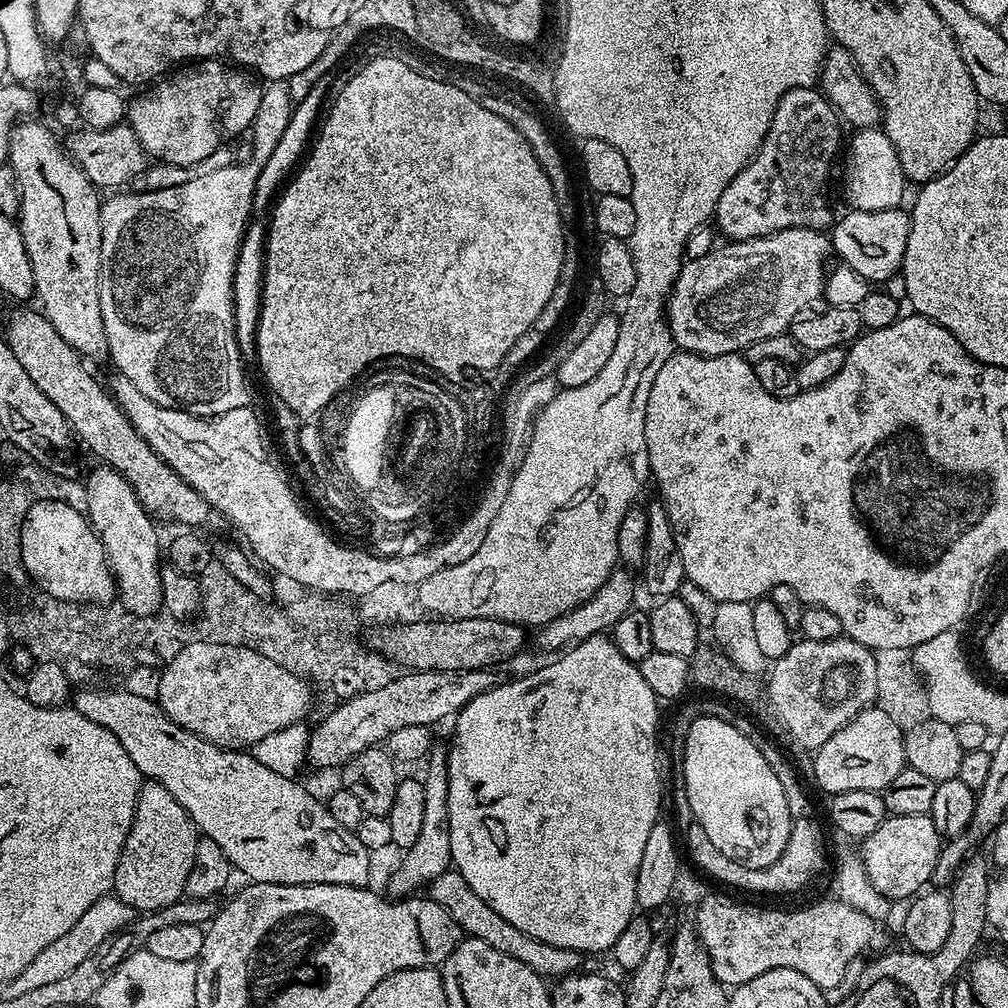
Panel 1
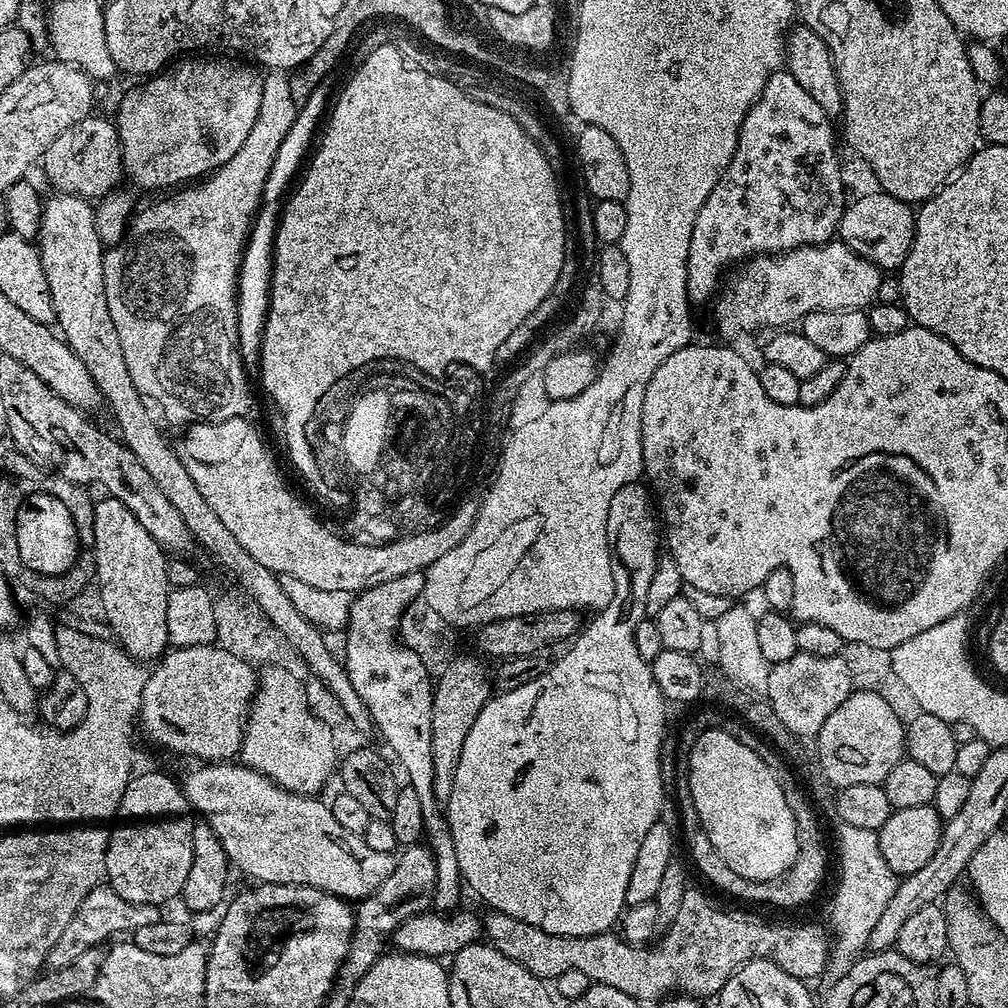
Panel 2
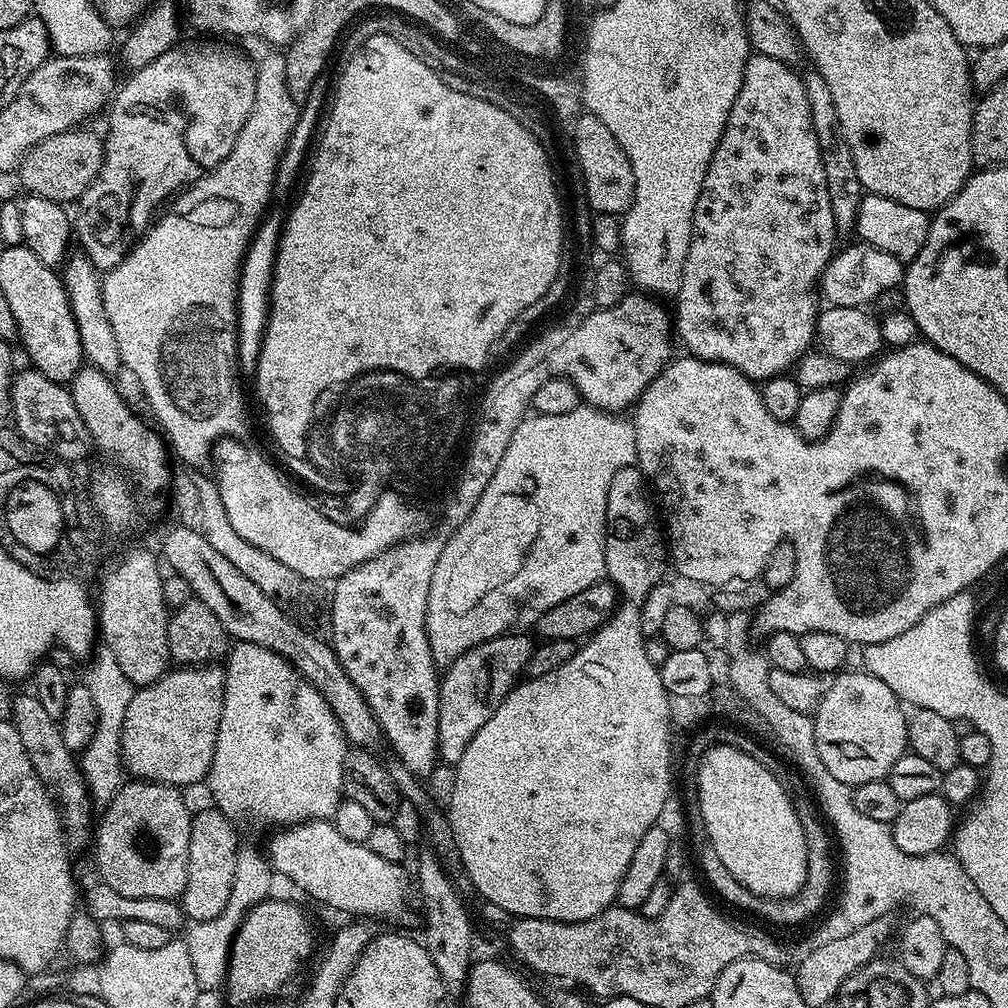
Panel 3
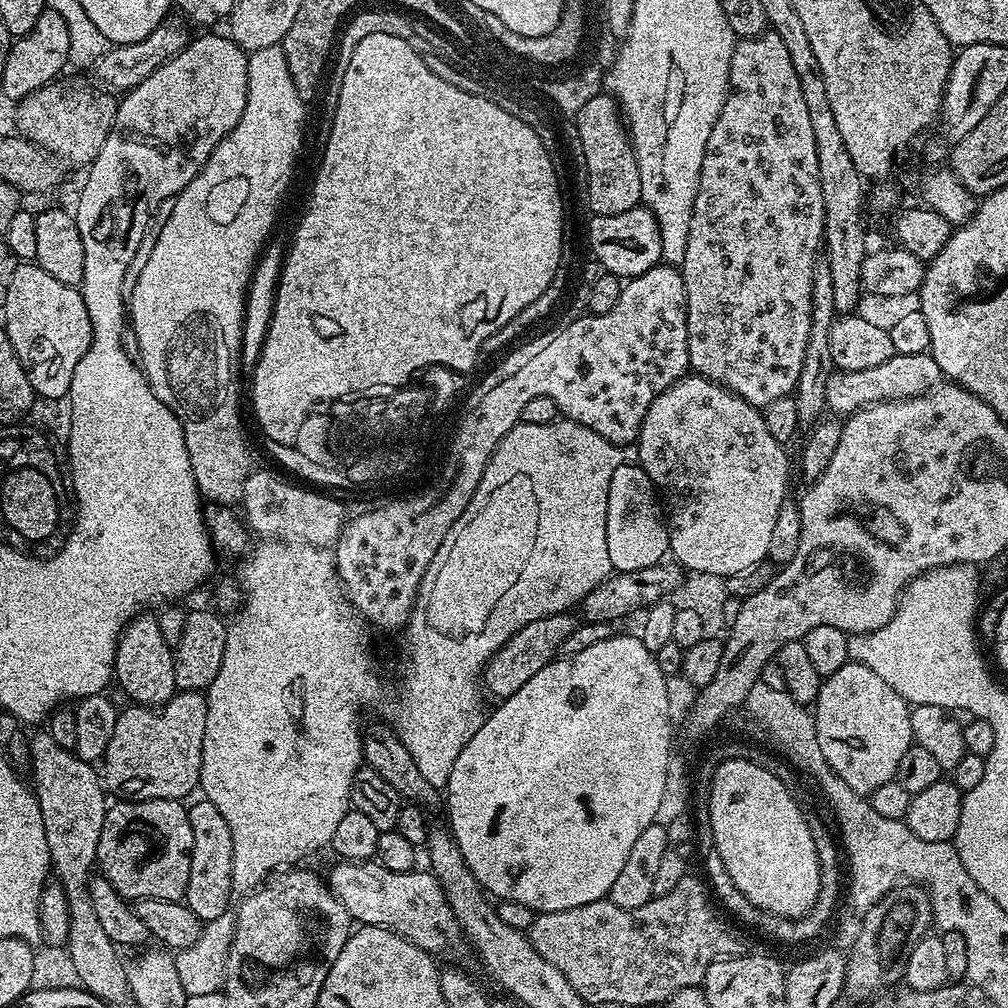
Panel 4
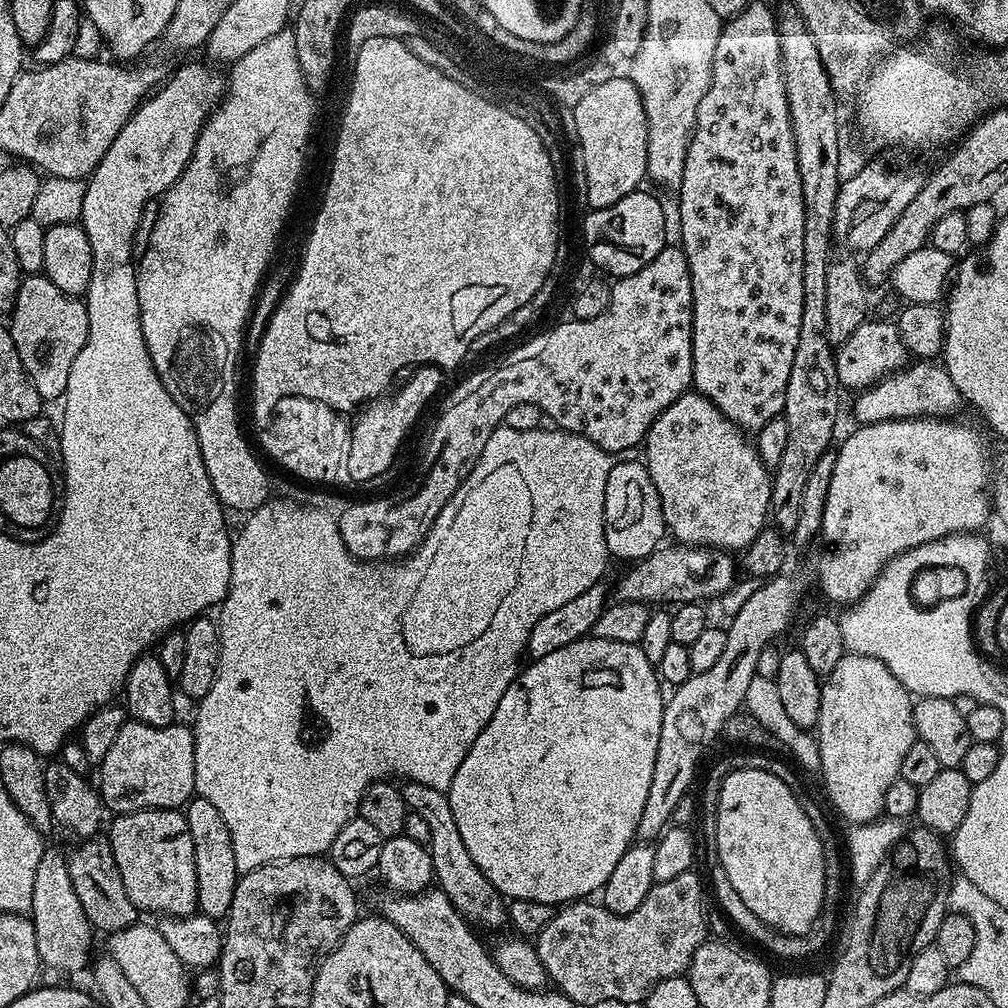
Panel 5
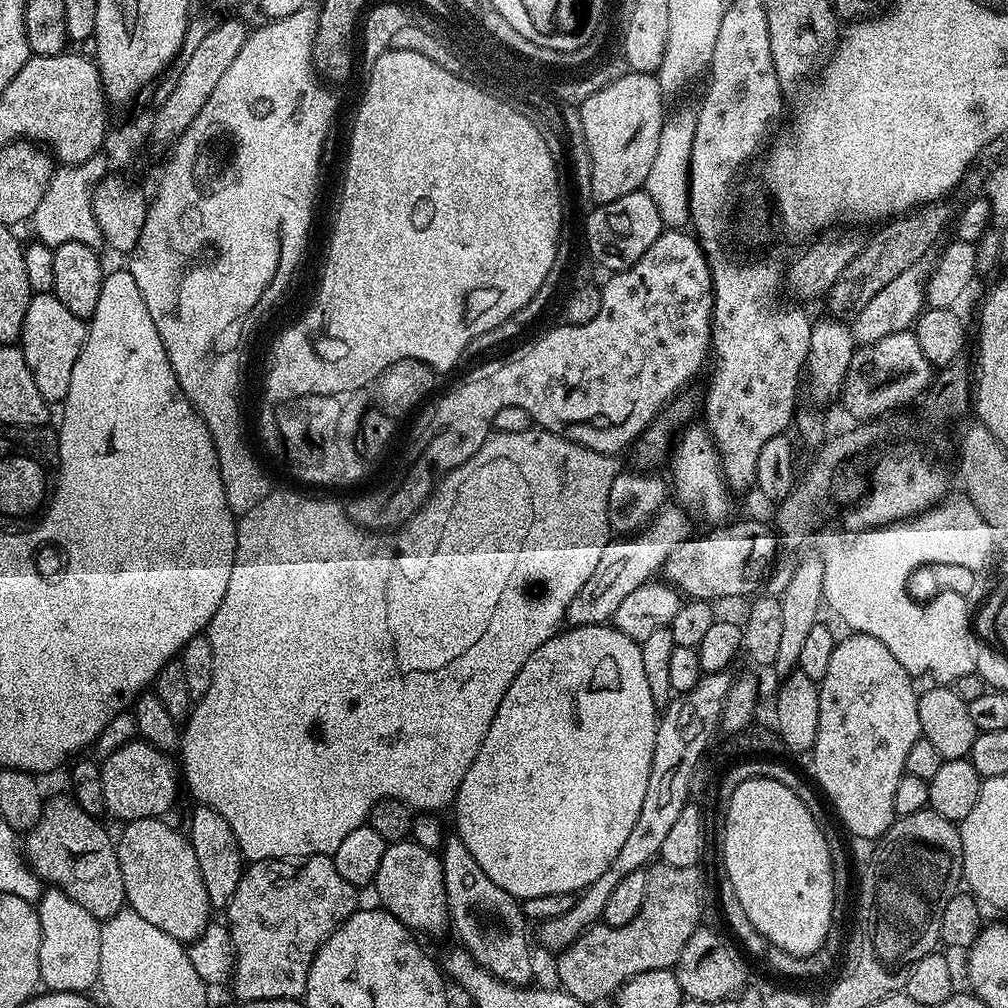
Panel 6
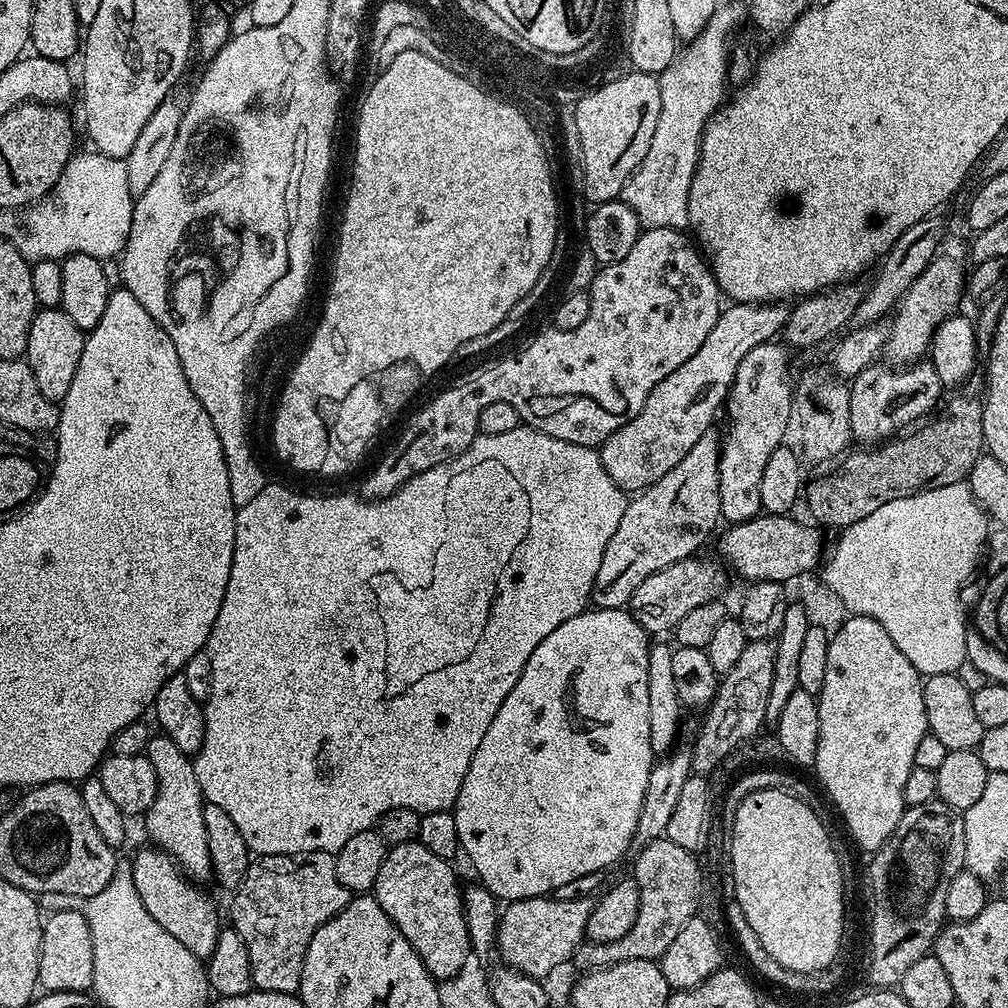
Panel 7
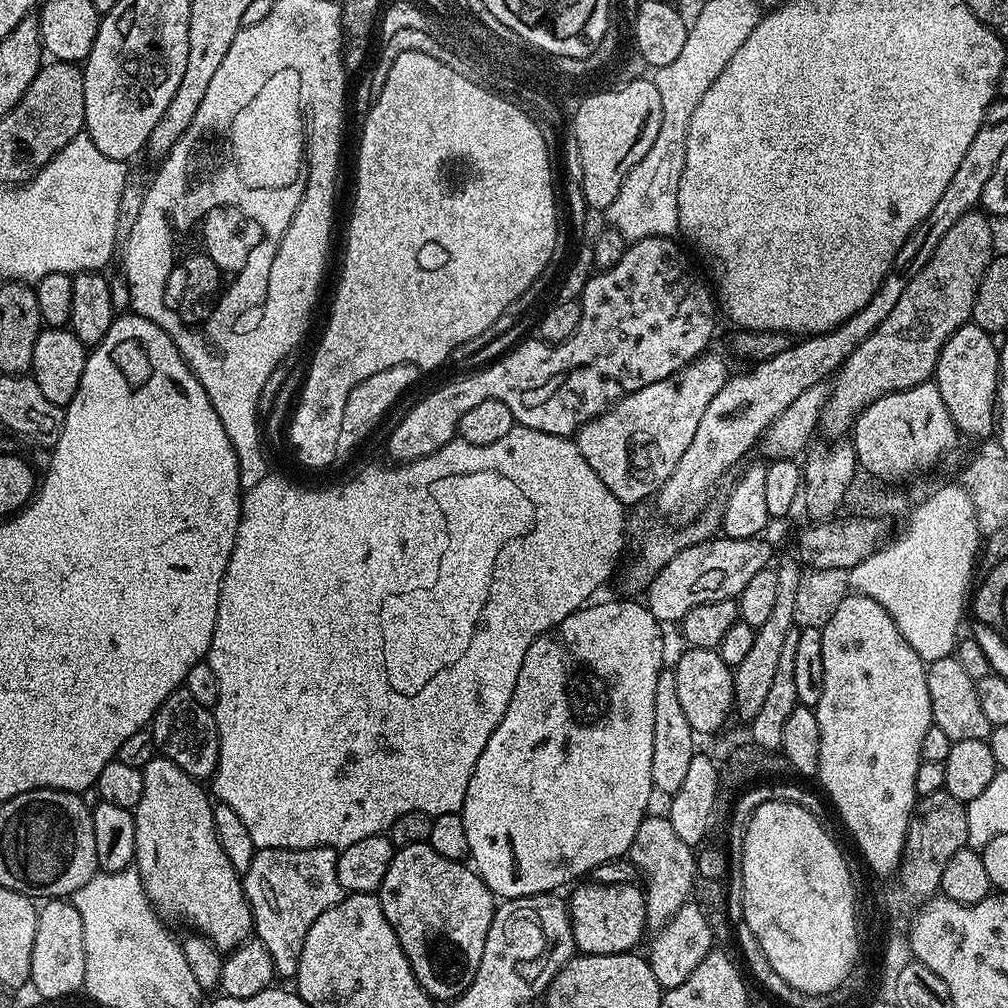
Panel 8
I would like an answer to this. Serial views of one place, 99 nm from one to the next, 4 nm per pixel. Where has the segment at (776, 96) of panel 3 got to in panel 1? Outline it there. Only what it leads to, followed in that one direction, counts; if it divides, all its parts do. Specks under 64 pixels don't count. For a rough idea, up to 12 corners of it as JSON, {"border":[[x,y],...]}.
{"border":[[815,87],[782,94],[722,190],[729,241],[831,229],[842,124]]}

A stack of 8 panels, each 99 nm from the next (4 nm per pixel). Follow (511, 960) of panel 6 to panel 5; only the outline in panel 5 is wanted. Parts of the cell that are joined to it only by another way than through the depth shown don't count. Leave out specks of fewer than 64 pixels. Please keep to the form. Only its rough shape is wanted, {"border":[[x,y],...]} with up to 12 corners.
{"border":[[400,793],[430,825],[432,875],[477,929],[508,924],[505,897],[478,870],[447,795]]}

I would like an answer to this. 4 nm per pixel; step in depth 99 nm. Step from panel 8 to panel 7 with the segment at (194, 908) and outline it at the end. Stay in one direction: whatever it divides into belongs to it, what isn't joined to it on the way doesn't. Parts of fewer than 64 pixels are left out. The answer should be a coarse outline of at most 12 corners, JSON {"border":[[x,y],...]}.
{"border":[[163,734],[149,841],[189,880],[211,881],[206,801],[192,760]]}

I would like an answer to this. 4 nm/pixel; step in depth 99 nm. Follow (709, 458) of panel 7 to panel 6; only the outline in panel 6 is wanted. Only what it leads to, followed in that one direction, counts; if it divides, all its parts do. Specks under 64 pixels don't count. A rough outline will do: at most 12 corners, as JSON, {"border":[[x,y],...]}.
{"border":[[661,507],[613,539],[564,615],[609,623],[619,604],[693,535],[693,517]]}

